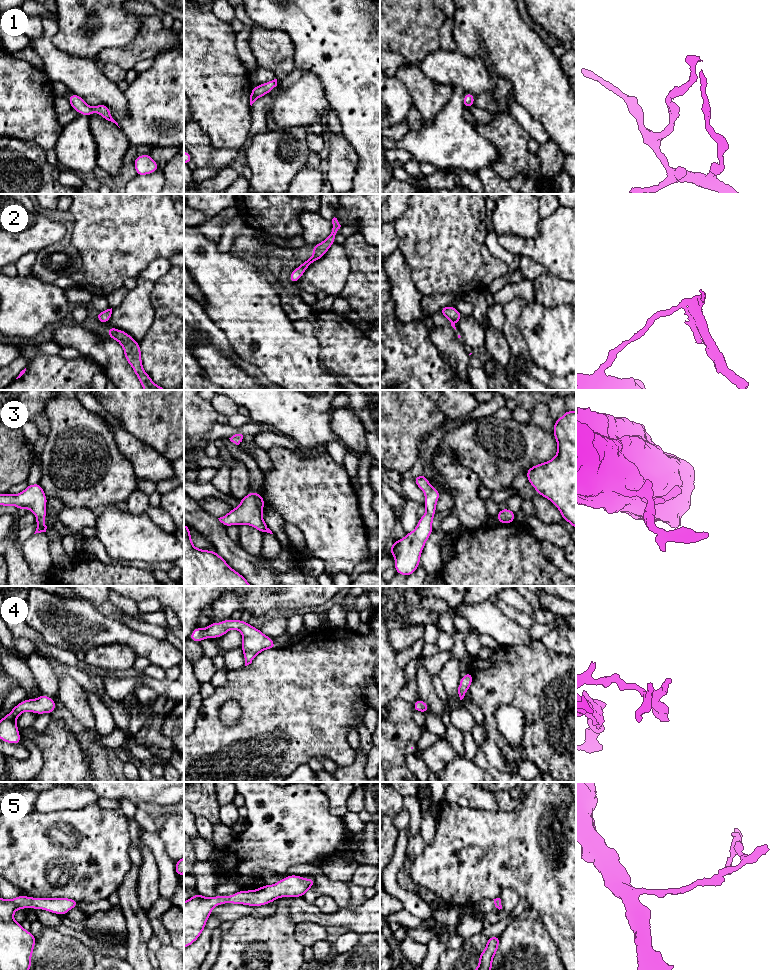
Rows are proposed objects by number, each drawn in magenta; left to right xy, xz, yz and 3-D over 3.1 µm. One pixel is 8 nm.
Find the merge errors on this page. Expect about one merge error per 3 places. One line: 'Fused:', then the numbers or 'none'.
Fused: none

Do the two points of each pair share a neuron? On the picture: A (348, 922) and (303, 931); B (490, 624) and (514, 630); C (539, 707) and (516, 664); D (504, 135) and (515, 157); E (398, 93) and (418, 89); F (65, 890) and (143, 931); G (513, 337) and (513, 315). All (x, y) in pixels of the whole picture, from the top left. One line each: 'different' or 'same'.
A: different
B: same
C: same
D: same
E: different
F: different
G: same

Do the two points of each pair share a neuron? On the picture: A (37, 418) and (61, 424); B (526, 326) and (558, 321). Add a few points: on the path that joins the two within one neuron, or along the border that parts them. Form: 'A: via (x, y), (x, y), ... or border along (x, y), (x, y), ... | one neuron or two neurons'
A: border along (48, 400), (46, 415), (49, 434), (46, 437) | two neurons
B: via (534, 324), (537, 322), (550, 322) | one neuron

